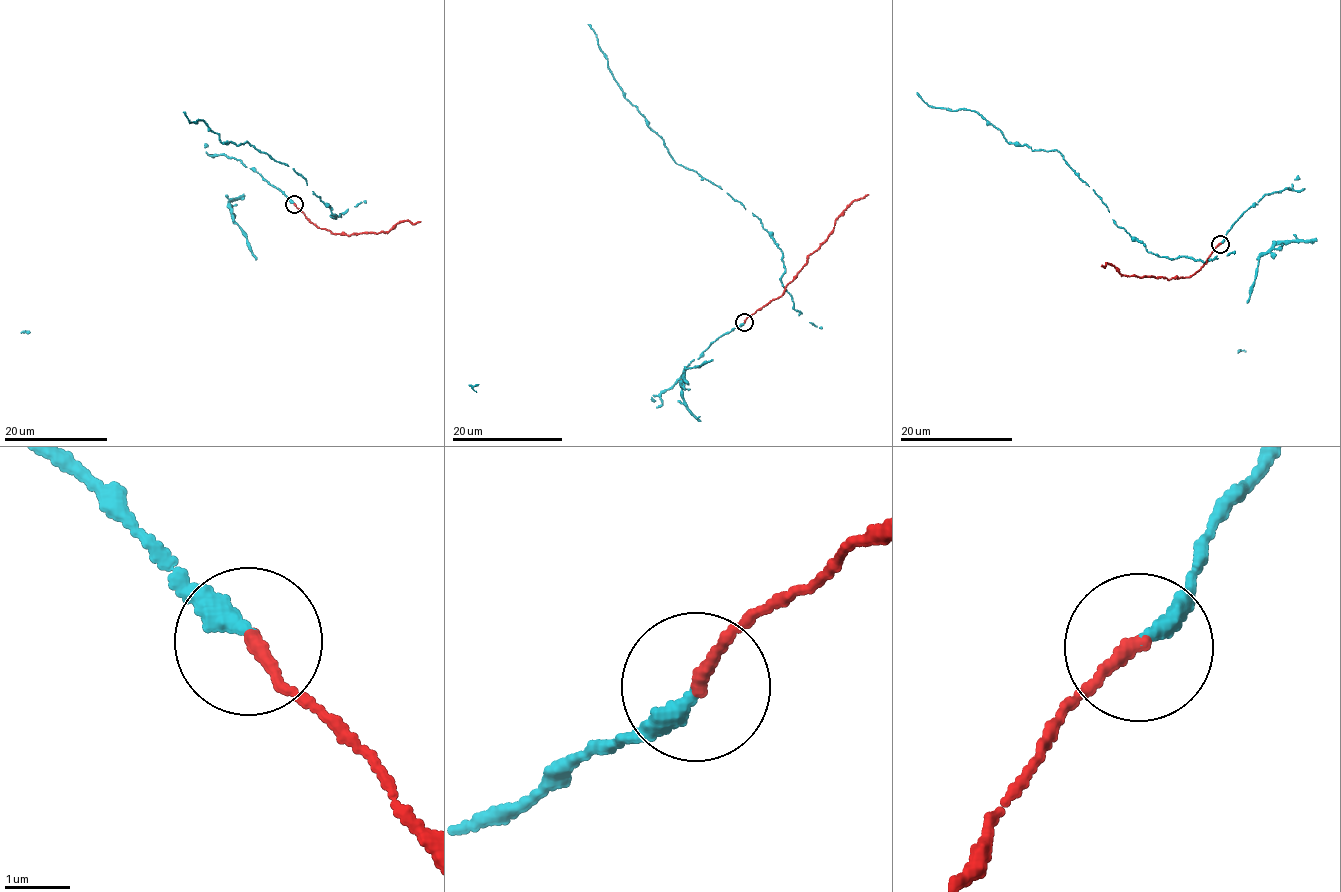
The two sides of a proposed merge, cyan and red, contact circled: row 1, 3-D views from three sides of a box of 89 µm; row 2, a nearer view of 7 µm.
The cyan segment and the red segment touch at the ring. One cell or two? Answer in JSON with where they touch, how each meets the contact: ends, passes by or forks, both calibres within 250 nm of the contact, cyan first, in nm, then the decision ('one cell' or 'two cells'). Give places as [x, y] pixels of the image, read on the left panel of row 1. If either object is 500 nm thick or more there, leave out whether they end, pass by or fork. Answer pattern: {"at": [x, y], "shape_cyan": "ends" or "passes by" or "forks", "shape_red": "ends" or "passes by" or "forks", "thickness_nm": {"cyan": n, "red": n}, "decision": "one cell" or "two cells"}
{"at": [294, 204], "shape_cyan": "ends", "shape_red": "ends", "thickness_nm": {"cyan": 260, "red": 200}, "decision": "one cell"}

